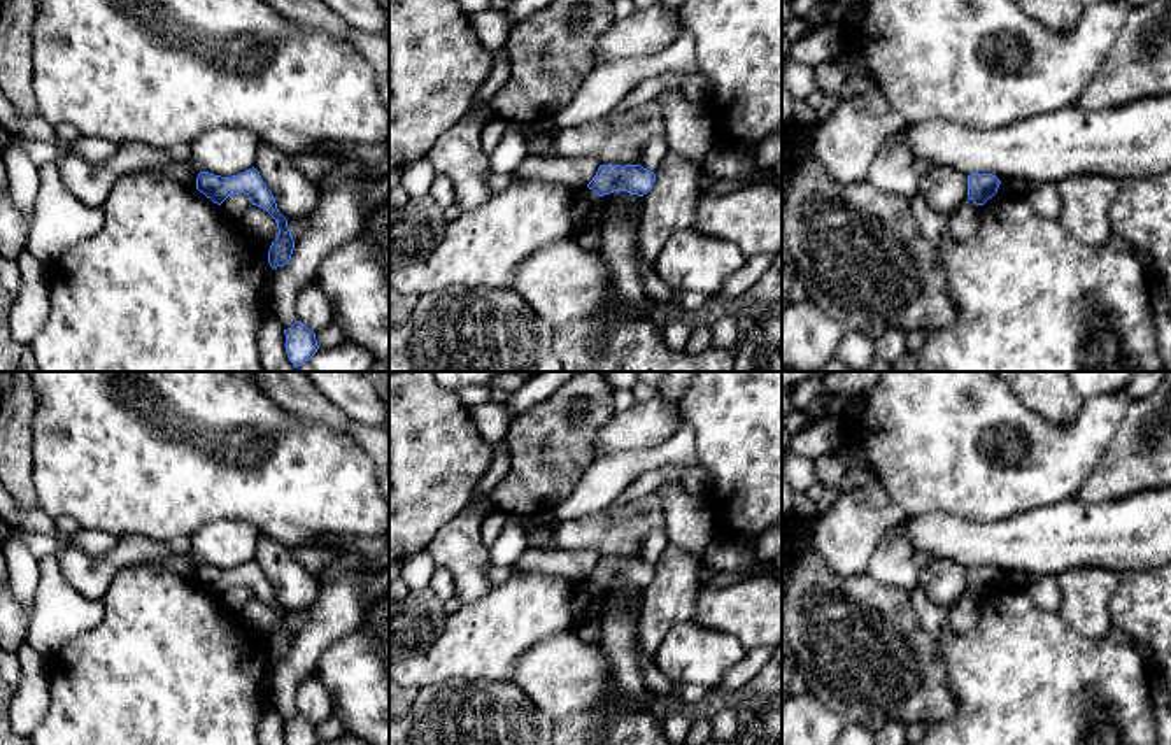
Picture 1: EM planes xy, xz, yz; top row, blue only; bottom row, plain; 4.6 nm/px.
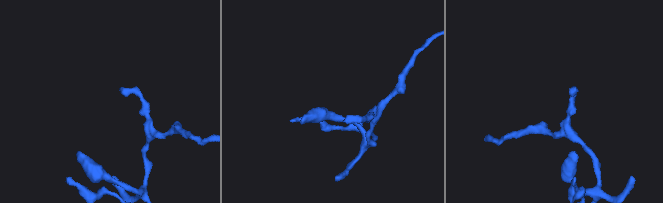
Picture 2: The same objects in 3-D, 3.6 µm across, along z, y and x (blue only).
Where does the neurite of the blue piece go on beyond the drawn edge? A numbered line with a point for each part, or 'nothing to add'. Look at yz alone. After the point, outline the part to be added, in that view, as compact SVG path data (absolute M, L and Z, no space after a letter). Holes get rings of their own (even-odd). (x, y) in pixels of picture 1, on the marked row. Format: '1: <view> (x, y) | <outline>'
nothing to add

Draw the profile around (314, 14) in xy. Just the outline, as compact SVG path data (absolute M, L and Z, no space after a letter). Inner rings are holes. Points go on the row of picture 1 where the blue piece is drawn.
M266 0L275 11L305 28L328 33L352 44L351 25L333 12L323 0Z

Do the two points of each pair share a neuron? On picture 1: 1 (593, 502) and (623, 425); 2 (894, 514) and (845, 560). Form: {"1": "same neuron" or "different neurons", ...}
{"1": "different neurons", "2": "same neuron"}

